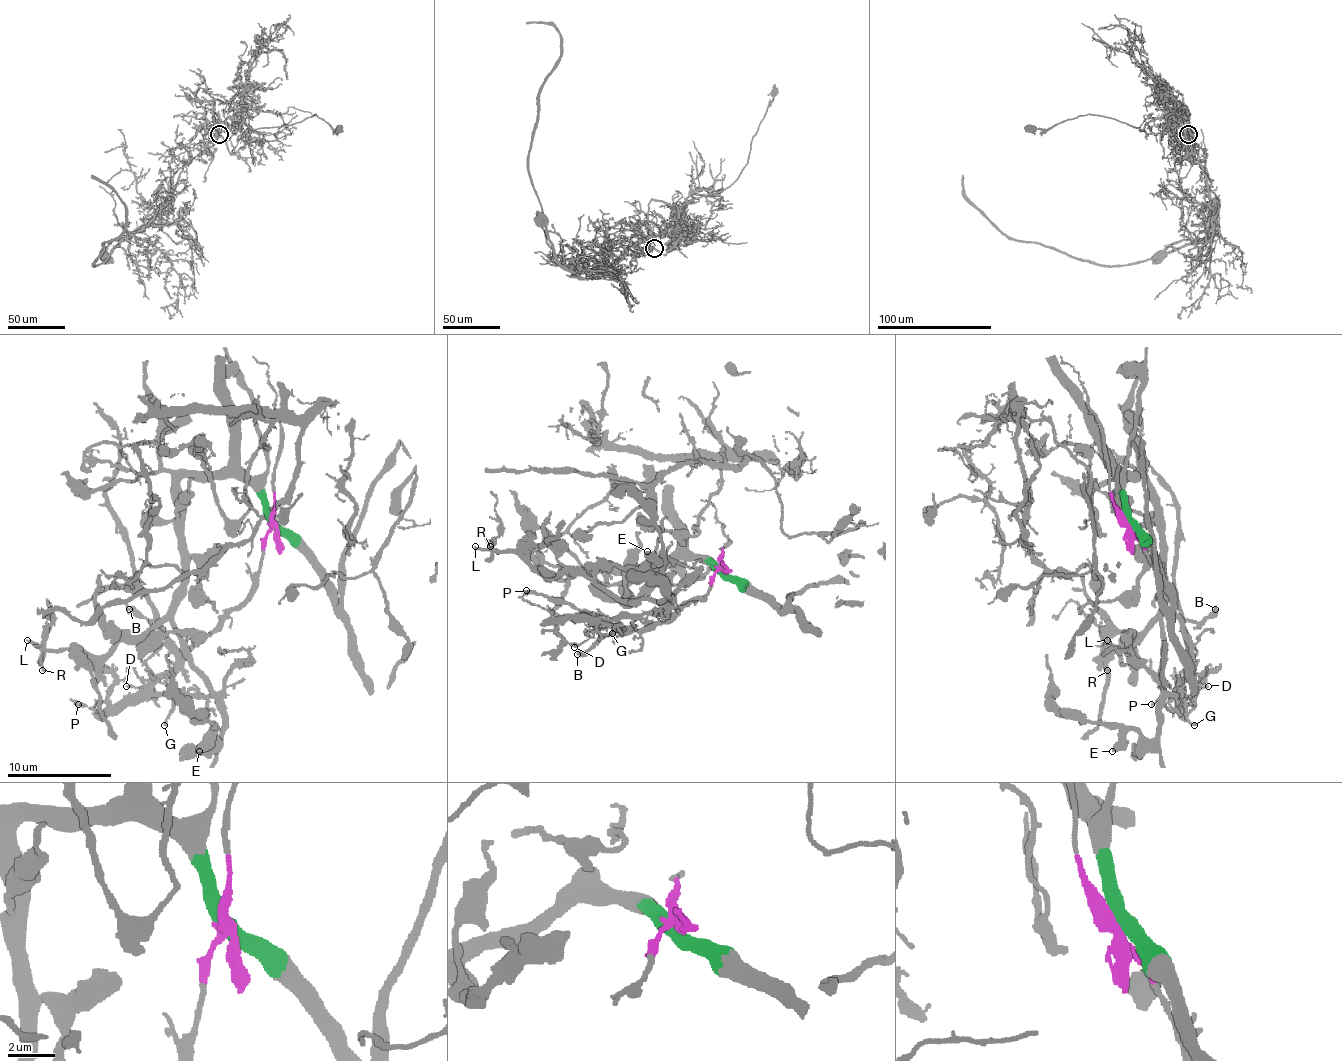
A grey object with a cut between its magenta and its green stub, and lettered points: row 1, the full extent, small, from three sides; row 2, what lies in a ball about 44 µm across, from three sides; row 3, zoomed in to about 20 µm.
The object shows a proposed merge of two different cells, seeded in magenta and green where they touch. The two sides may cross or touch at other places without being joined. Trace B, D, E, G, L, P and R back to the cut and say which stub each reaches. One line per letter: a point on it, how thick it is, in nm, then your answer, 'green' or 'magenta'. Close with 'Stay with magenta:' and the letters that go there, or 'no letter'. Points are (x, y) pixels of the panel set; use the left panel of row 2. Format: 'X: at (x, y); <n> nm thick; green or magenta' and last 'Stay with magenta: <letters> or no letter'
B: at (129, 609); 440 nm thick; magenta
D: at (126, 686); 130 nm thick; magenta
E: at (199, 751); 550 nm thick; green
G: at (164, 725); 180 nm thick; magenta
L: at (27, 640); 240 nm thick; green
P: at (78, 704); 160 nm thick; magenta
R: at (42, 670); 200 nm thick; green
Stay with magenta: B, D, G, P

